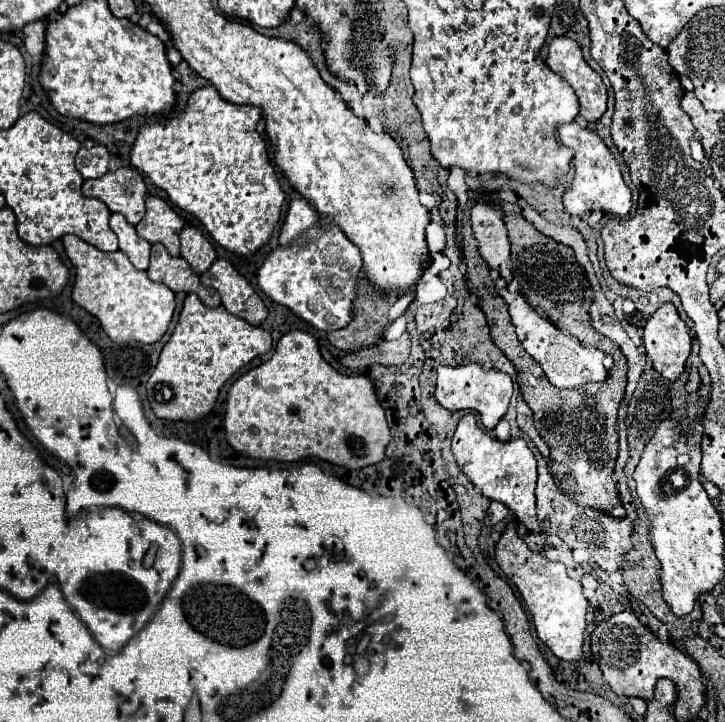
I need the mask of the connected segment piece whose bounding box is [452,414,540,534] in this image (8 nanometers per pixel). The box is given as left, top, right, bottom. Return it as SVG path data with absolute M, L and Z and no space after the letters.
M466 414L454 432L452 438L452 454L456 458L458 468L464 472L464 476L490 500L506 504L518 520L524 522L524 526L538 534L540 526L536 522L536 458L532 450L528 448L524 438L512 438L508 442L500 442L498 438L492 438L488 432L478 428L476 418L472 414Z

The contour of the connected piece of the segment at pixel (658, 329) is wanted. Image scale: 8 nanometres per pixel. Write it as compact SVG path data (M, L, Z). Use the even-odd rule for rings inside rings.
M672 302L662 304L646 322L644 326L644 348L646 354L652 358L652 366L654 370L658 370L664 378L668 380L676 380L682 372L684 372L684 362L690 356L690 346L692 346L692 338L690 338L690 328L688 324L678 316L676 306Z

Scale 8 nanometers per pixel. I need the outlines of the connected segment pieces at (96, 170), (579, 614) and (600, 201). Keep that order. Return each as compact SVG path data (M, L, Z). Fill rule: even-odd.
M96 144L92 148L80 148L76 154L76 168L80 170L82 178L100 178L108 172L108 148Z
M508 524L496 544L496 562L502 572L516 584L526 608L532 614L538 638L562 660L582 660L582 638L586 628L588 602L582 594L578 580L566 574L566 568L558 562L550 562L538 552L532 552L526 542Z
M576 122L560 124L558 134L560 134L562 144L568 146L570 150L574 150L572 162L574 162L574 170L576 170L570 188L566 190L566 194L562 198L564 210L572 216L588 214L588 212L594 212L594 210L614 214L614 216L628 216L630 206L632 206L630 188L622 180L620 166L614 160L614 156L610 154L610 150L606 148L606 144L600 140L600 136L596 132L590 132L586 128L578 126Z

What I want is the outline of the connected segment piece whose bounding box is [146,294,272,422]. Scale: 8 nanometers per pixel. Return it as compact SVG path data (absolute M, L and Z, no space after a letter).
M188 294L178 324L162 348L156 370L146 384L148 402L154 414L166 420L202 420L214 408L226 380L270 348L272 336L264 328L252 326L244 318L226 312L224 306L208 308L196 294Z

